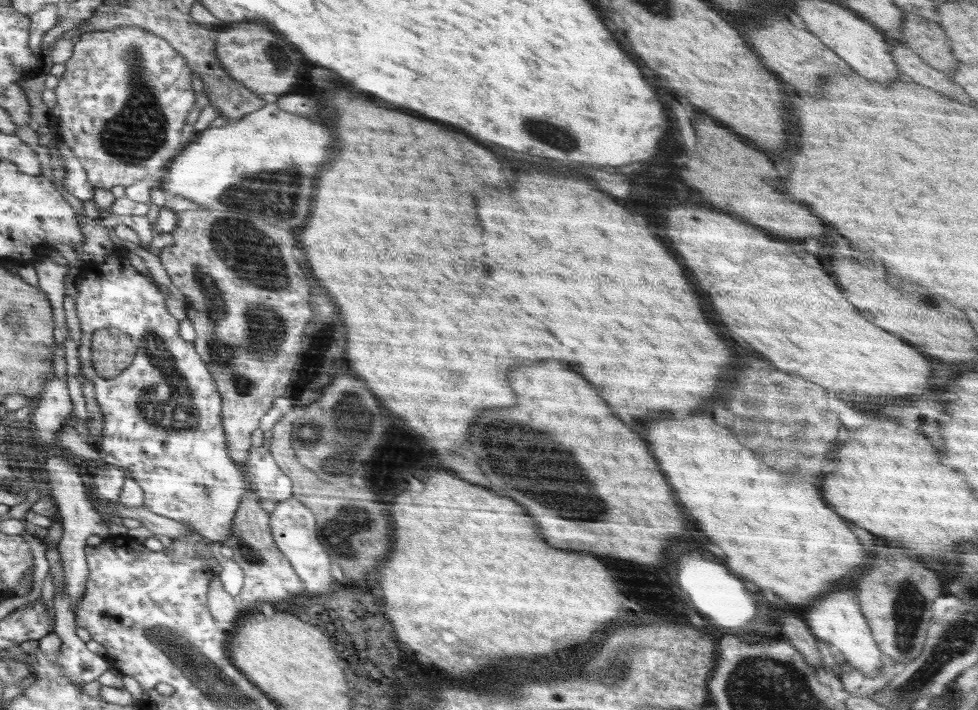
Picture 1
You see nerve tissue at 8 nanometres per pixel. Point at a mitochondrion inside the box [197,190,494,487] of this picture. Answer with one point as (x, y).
(337, 422)

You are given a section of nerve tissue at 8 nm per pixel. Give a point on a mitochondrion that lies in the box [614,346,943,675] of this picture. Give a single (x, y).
(909, 606)

